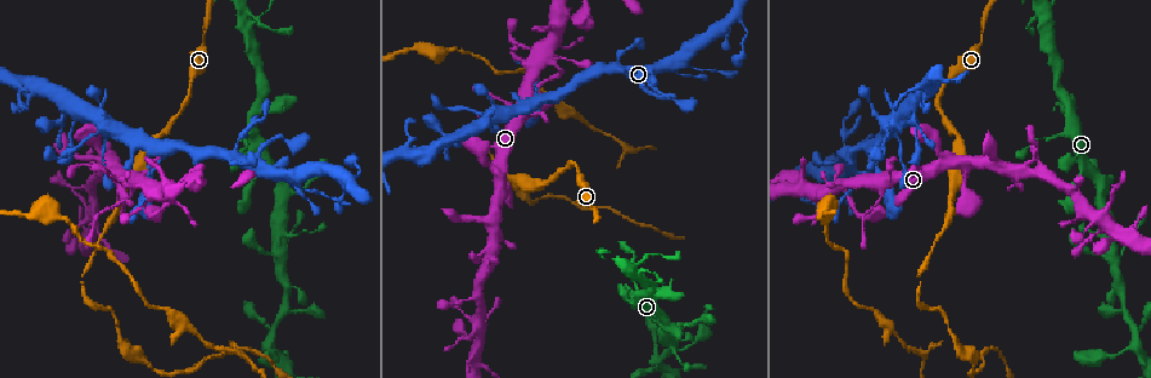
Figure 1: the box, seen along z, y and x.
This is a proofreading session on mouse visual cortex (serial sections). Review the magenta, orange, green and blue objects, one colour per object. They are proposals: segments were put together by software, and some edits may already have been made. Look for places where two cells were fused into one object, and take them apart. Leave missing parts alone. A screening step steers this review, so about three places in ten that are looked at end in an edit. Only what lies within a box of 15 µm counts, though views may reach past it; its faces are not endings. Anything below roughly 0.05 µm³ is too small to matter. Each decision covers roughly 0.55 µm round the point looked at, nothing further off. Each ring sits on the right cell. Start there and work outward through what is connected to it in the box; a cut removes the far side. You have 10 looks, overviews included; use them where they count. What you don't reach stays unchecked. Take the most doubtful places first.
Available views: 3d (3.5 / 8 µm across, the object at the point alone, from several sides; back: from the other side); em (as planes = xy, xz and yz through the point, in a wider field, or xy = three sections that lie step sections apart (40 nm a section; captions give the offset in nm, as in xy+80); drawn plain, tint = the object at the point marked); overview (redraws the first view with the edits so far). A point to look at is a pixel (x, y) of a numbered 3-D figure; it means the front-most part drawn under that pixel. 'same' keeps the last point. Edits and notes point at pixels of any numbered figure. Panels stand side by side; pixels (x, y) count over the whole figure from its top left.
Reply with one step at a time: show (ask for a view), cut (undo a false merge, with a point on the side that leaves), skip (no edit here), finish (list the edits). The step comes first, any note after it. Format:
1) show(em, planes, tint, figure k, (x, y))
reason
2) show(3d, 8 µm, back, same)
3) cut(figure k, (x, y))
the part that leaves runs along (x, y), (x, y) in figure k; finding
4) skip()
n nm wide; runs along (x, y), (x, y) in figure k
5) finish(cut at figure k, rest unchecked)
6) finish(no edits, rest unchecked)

show(3d, 3.5 µm, figure 1, (148, 167))
thick turns thin

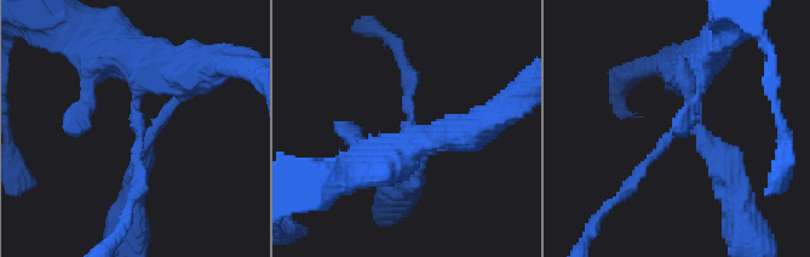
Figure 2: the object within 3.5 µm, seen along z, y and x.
show(em, xy, step 5, tint, figure 2, (136, 112))
arms of 150, 300 nm; need the tissue

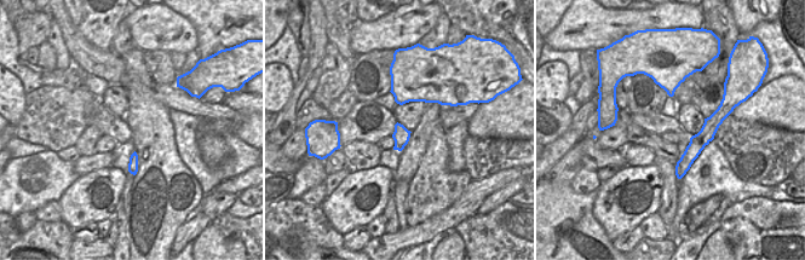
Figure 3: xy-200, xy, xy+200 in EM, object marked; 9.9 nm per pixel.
skip()
runs along (683, 68), (691, 102), (636, 177) in figure 2; all the same cell

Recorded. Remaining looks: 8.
show(3d, 3.5 µm, figure 1, (280, 256))
four or more arms meet

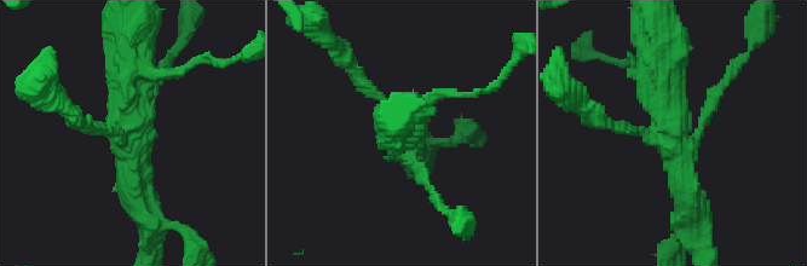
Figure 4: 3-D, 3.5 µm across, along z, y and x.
show(em, xy, step 5, tint, figure 4, (128, 135))
4 arms; arms of 150, 150, 350, 450 nm

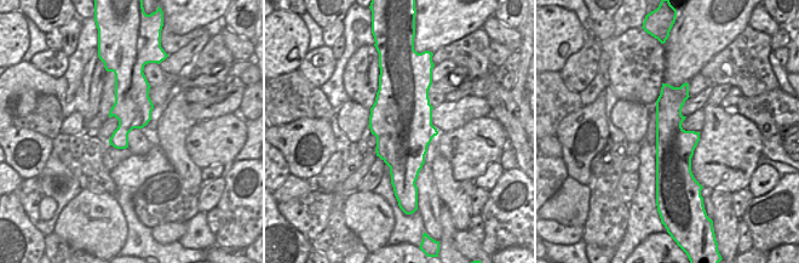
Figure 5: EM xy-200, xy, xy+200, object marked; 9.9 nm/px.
skip()
runs along (662, 52), (672, 134), (690, 212) in figure 4; continuous, no second cell

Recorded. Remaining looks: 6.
show(3d, 3.5 µm, figure 1, (83, 283))
thin neck

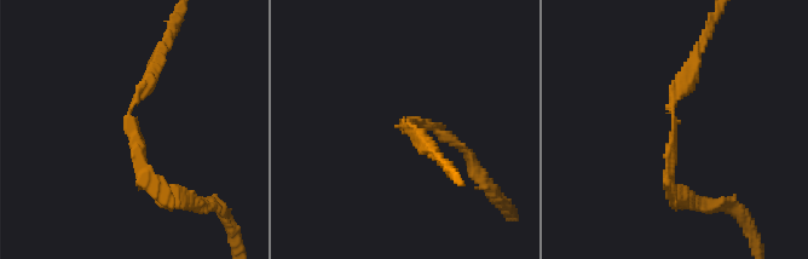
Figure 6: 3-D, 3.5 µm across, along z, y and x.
show(em, planes, tint, figure 6, (129, 118))
arms of 150, 200 nm

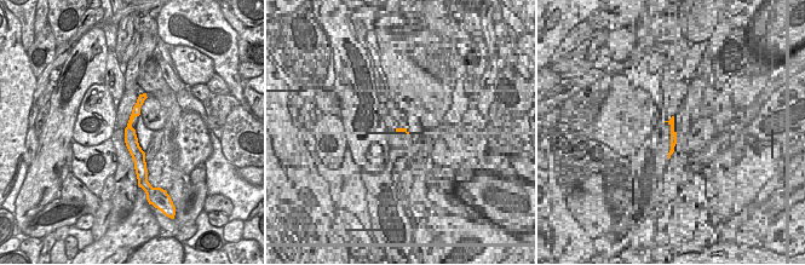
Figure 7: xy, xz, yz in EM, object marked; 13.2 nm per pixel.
cut(figure 6, (154, 191))
the part that leaves runs along (130, 120), (140, 168), (192, 202) in figure 6; a second cell is stuck on

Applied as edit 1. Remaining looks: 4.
show(3d, 8 µm, figure 1, (731, 21))
calibre changes

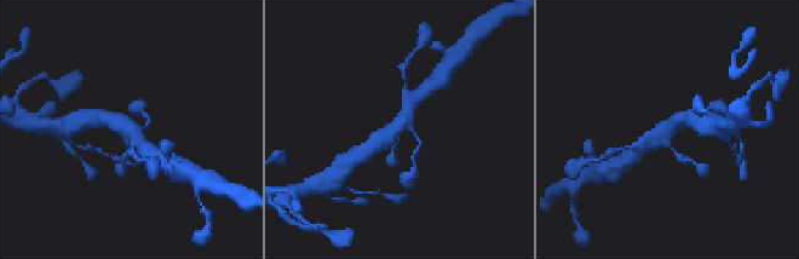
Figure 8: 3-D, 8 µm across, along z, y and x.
show(3d, 3.5 µm, figure 8, (399, 128))
closer look

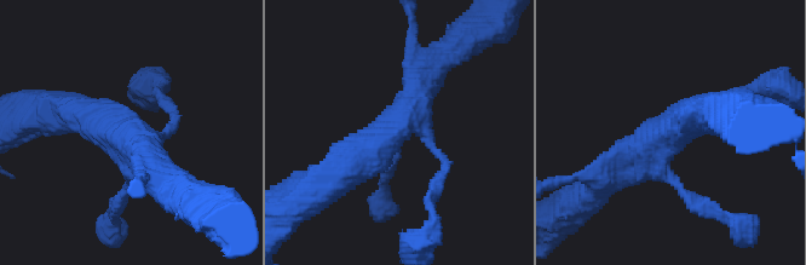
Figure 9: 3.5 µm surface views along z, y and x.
show(em, xy, step 5, tint, figure 9, (120, 131))
4 arms; arms of 100, 200, 450, 500 nm

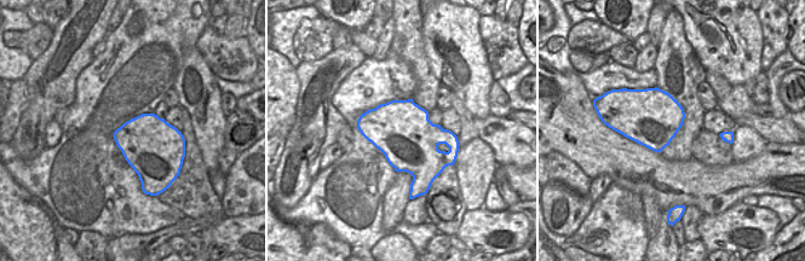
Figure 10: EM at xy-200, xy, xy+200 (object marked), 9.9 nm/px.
skip()
continuous, no second cell

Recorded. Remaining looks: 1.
finish(cut at figure 6, rest unchecked)

